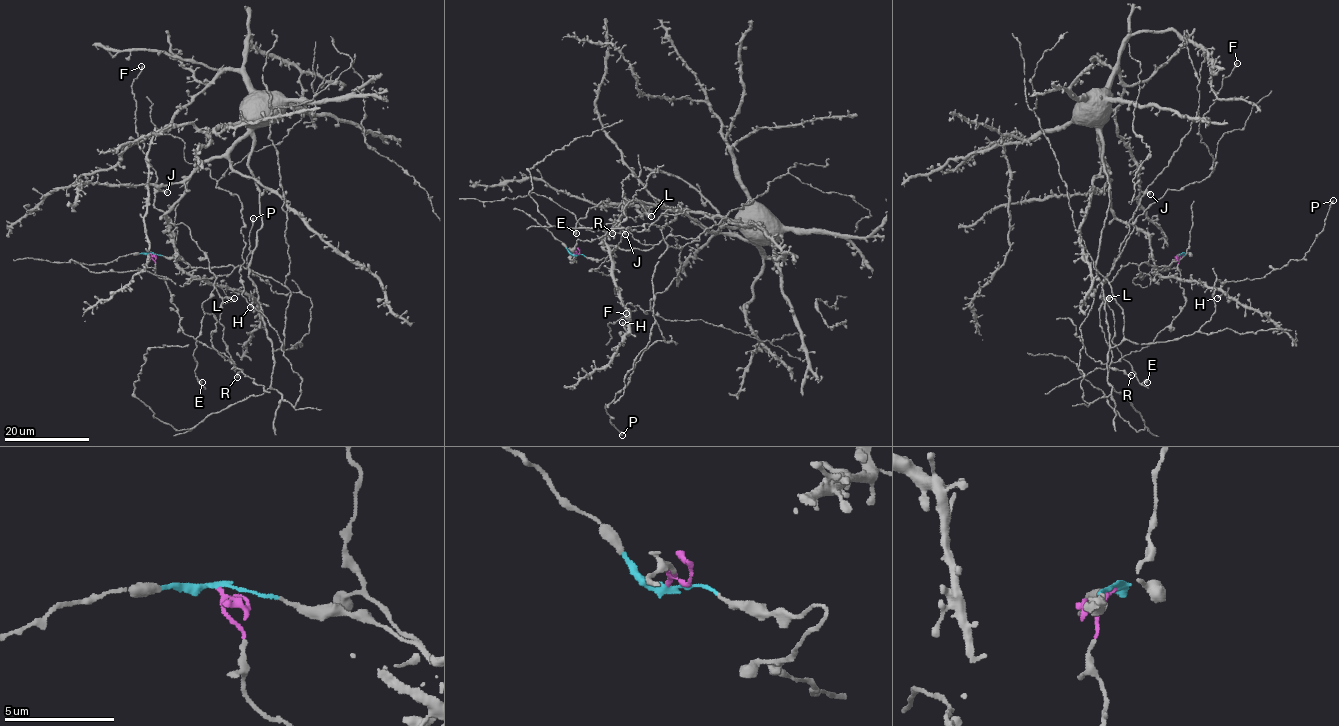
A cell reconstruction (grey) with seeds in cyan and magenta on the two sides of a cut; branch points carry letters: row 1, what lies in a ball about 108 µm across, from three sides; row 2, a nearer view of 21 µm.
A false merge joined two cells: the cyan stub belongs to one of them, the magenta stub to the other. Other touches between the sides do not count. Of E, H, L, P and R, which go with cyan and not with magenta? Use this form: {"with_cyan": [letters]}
{"with_cyan": ["H", "P"]}

